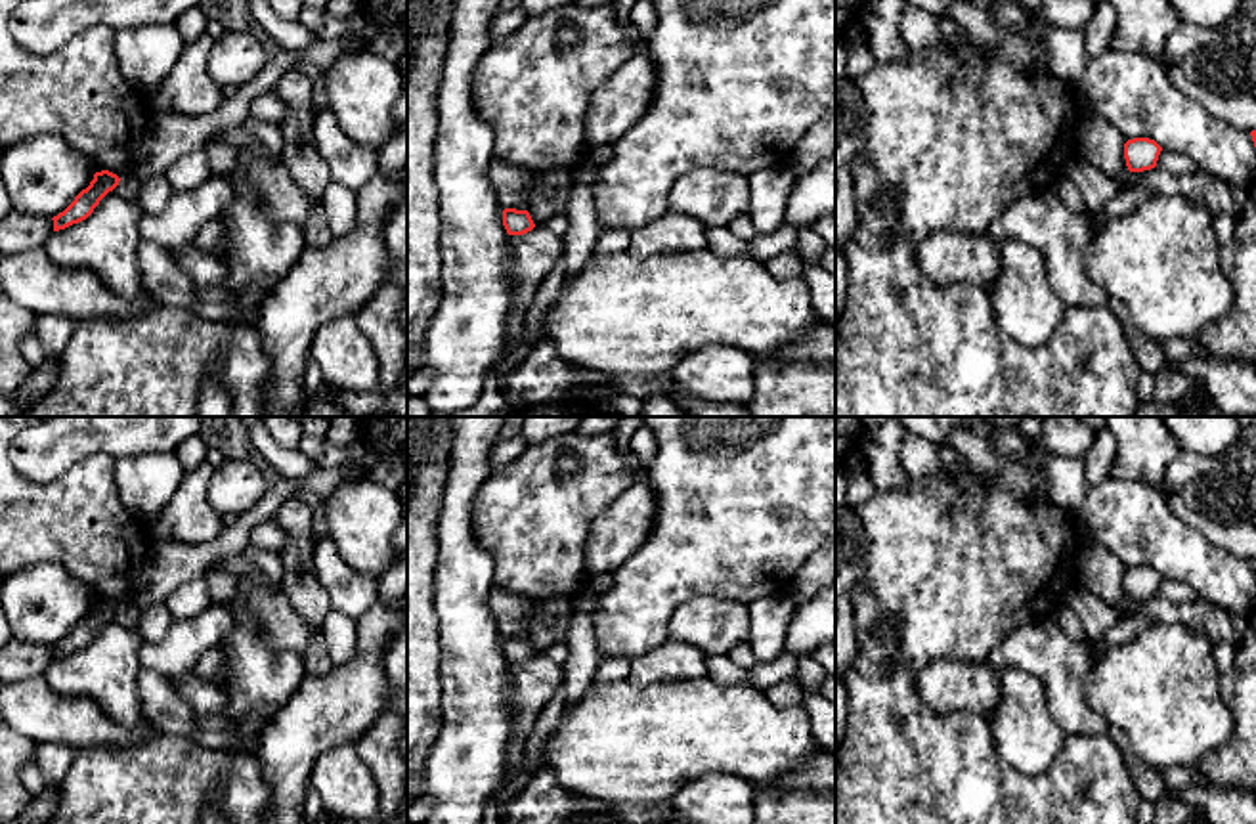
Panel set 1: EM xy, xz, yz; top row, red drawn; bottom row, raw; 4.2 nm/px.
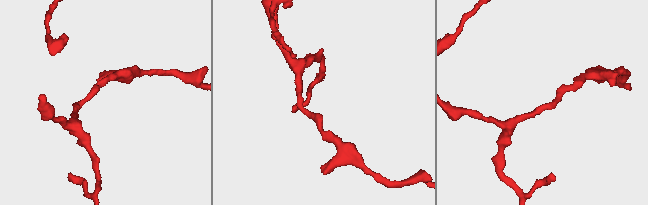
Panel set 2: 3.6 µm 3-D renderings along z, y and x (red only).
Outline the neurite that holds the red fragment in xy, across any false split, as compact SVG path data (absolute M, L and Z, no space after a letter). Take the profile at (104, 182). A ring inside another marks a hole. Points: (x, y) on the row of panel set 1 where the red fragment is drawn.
M109 170L94 174L94 180L82 189L75 201L57 216L54 216L54 231L65 229L86 220L99 201L119 185L120 178Z

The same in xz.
M505 208L503 226L509 235L524 235L535 228L528 210Z

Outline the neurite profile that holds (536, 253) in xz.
M547 226L509 237L509 252L512 256L512 298L505 356L522 346L526 336L526 312L541 281L564 256L564 250L564 239L554 235Z

